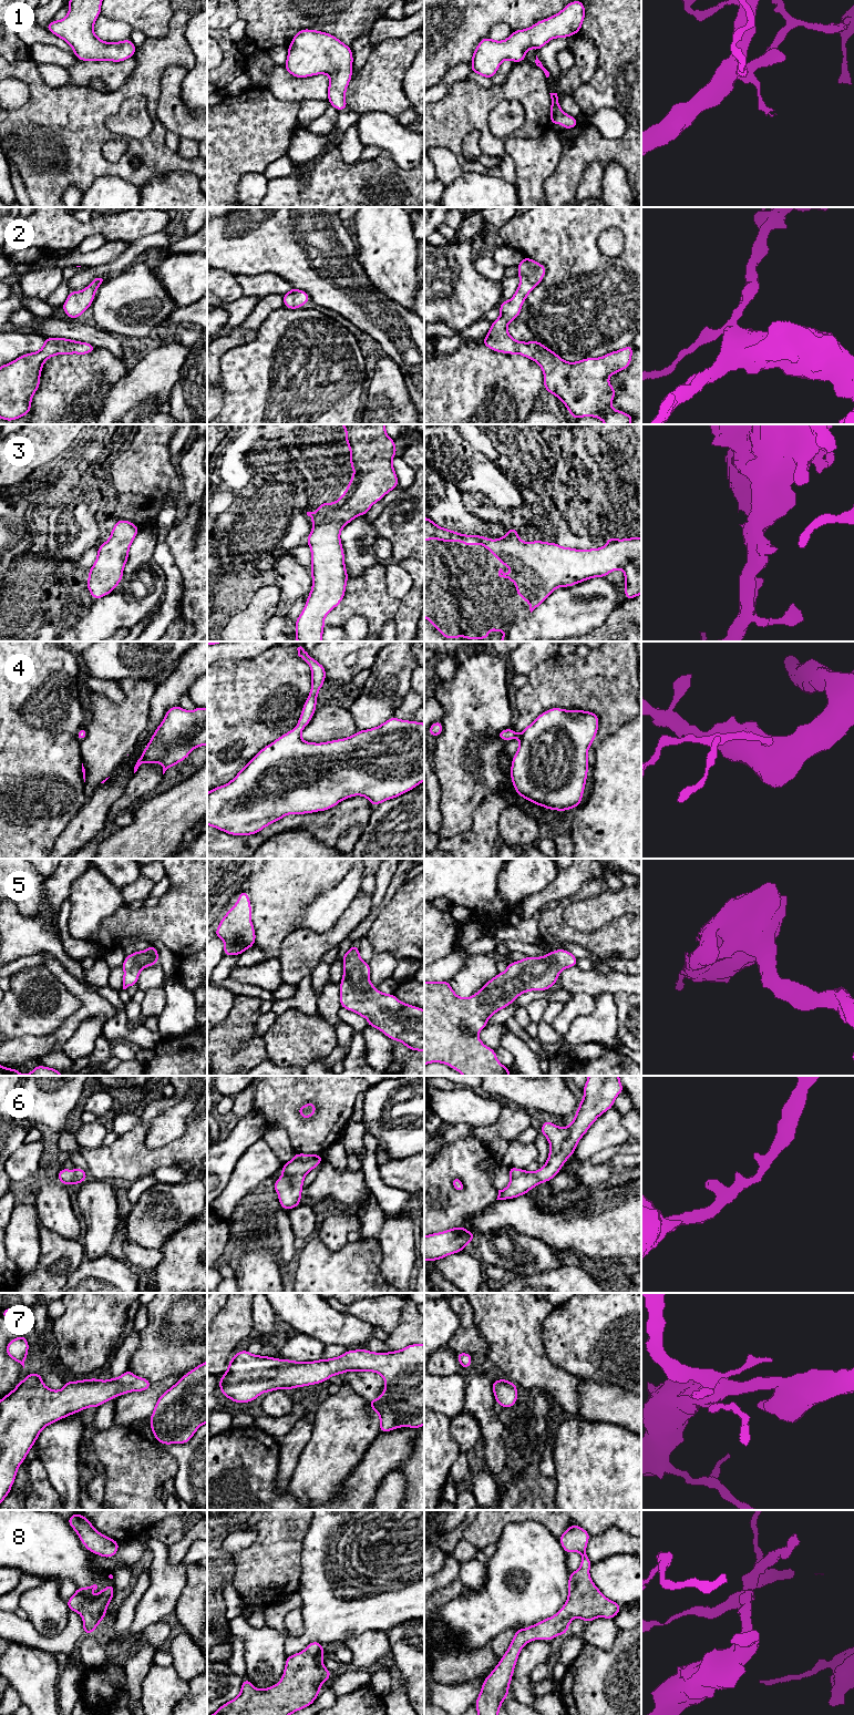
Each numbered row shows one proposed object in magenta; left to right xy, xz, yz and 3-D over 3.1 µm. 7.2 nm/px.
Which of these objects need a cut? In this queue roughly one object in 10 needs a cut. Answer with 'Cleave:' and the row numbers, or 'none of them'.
Cleave: none of them

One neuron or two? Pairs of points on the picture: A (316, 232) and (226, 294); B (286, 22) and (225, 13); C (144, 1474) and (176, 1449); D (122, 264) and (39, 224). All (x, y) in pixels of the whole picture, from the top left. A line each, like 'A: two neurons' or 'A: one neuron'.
A: two neurons
B: two neurons
C: two neurons
D: two neurons

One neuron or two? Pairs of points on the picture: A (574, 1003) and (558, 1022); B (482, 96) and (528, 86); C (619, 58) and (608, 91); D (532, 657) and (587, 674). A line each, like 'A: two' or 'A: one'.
A: one
B: one
C: one
D: two

